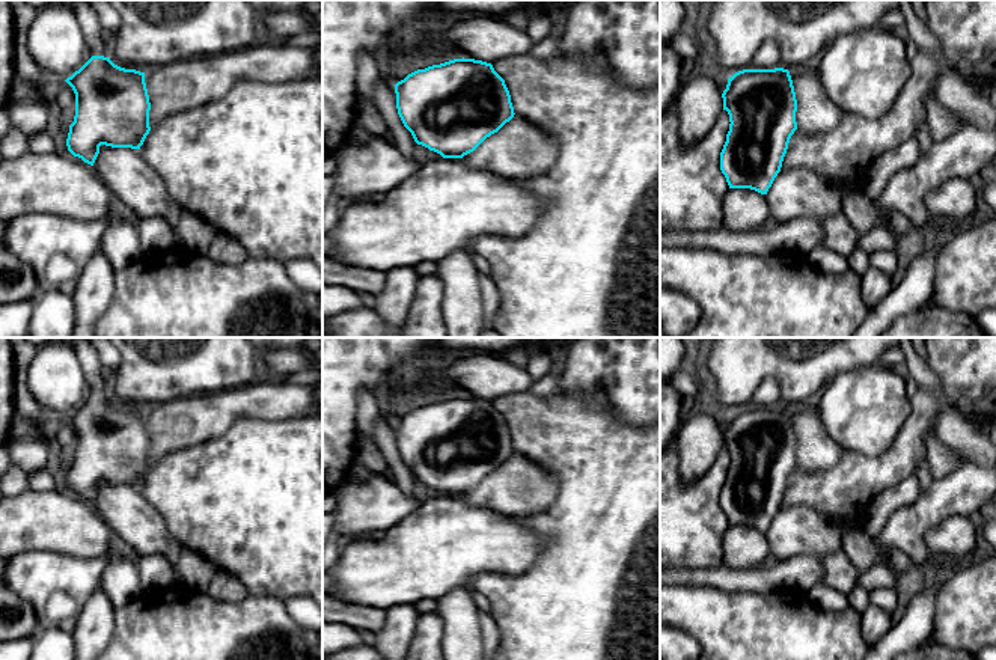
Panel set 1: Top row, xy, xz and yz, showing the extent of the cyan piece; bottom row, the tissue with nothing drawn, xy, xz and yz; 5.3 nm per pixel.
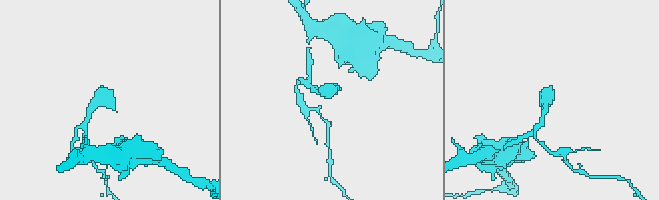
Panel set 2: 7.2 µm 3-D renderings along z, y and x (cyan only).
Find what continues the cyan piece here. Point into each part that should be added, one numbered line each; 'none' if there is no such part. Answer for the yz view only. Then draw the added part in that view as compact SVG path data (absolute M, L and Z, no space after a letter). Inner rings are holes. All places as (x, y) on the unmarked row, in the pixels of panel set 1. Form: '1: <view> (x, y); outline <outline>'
none

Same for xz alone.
none

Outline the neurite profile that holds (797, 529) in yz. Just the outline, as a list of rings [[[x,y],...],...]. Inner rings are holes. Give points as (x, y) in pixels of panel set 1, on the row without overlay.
[[[805,505],[781,508],[765,536],[770,559],[778,562],[803,553],[820,556],[842,548],[838,523]]]

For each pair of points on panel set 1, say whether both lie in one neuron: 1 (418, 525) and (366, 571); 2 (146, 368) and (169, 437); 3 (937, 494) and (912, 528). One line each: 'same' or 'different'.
1: same
2: different
3: same

